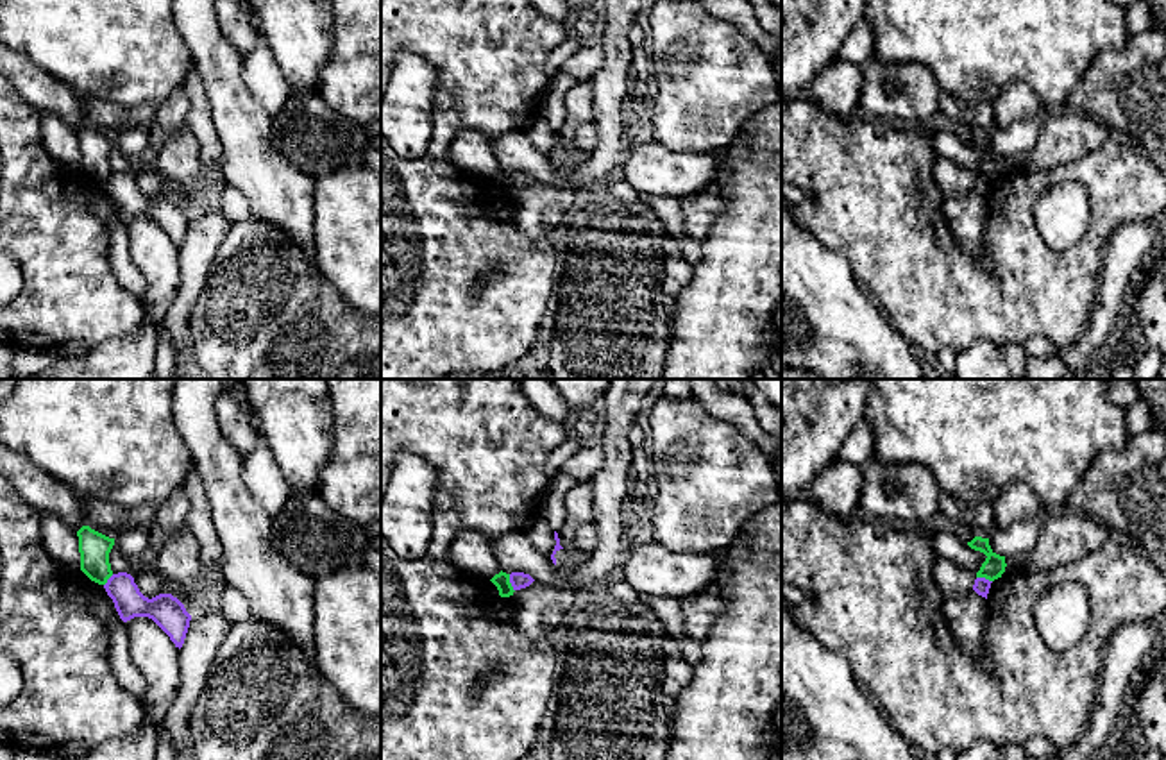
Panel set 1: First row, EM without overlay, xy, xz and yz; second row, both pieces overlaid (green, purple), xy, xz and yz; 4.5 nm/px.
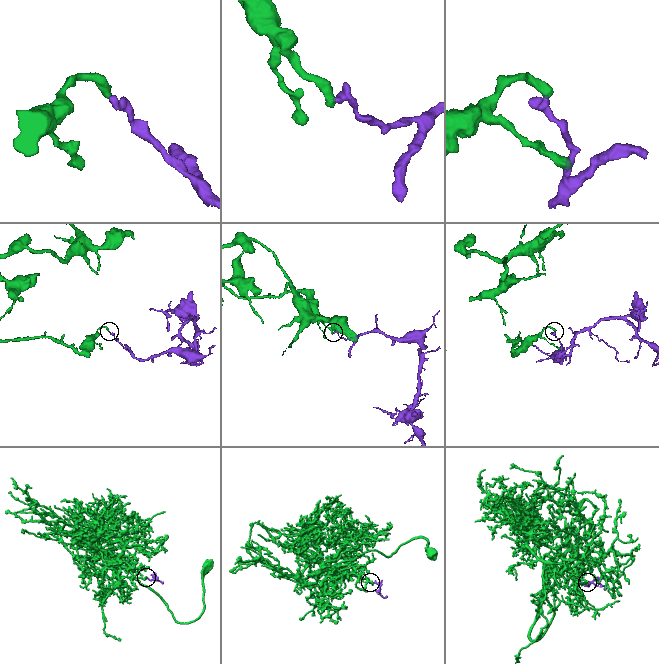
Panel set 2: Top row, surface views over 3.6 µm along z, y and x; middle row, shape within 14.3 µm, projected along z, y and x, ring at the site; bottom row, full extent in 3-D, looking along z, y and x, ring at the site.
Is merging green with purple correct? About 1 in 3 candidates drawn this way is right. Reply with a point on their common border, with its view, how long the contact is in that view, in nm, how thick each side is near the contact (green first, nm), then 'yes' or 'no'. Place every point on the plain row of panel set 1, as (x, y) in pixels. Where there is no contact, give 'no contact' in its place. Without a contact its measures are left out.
contact xz (510, 183); length 80 nm; calibres 70 and 80 nm; no

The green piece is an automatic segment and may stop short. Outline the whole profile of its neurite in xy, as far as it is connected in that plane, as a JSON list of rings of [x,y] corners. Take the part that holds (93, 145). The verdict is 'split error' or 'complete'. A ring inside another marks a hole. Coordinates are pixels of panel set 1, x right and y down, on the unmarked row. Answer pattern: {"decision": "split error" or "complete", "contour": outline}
{"decision": "complete", "contour": [[[82,125],[77,131],[80,170],[95,182],[106,184],[113,175],[109,152],[114,145],[114,138],[109,138],[89,125]]]}

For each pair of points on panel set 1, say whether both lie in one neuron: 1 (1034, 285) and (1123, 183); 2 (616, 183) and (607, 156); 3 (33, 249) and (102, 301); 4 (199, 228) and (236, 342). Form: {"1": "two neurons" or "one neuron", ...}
{"1": "one neuron", "2": "two neurons", "3": "one neuron", "4": "two neurons"}

